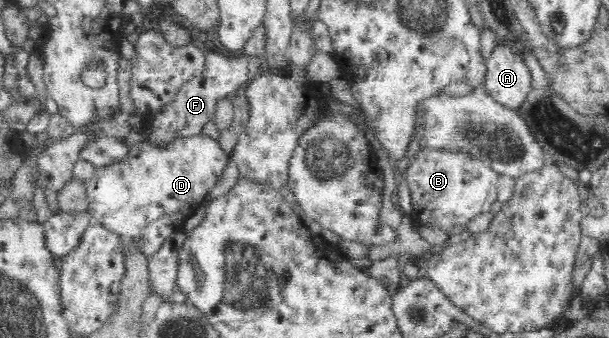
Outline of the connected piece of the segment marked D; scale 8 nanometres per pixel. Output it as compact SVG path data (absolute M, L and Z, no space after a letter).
M203 134L177 138L168 148L149 146L146 141L135 143L127 149L122 161L94 170L93 177L85 184L87 209L95 224L114 231L118 236L118 245L123 256L129 256L133 250L148 256L153 254L167 237L174 234L177 226L184 224L204 196L219 181L229 157L217 140Z

